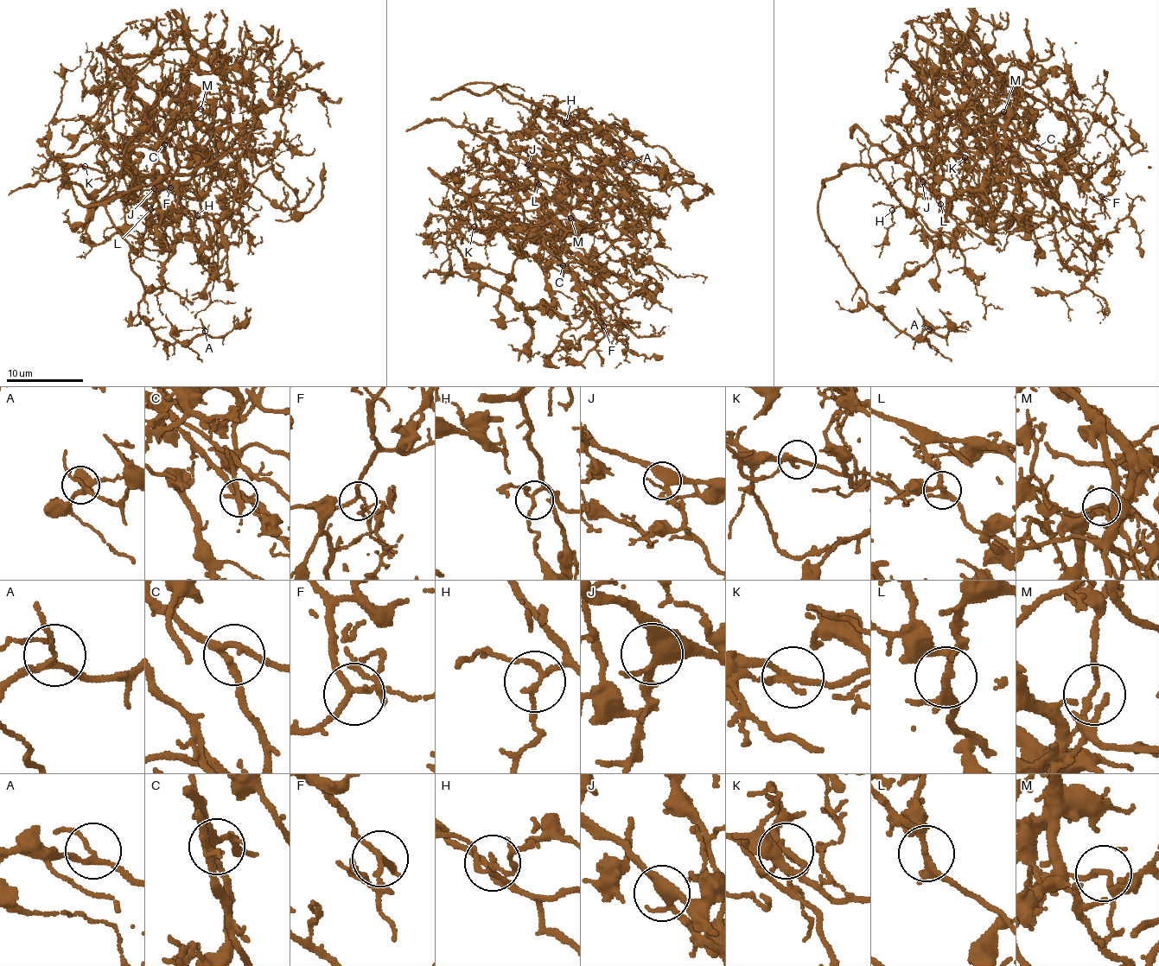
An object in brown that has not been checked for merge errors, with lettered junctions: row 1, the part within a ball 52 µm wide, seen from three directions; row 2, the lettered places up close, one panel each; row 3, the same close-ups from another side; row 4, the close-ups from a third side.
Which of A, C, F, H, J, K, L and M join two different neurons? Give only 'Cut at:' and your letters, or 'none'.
Cut at: K, L, M

